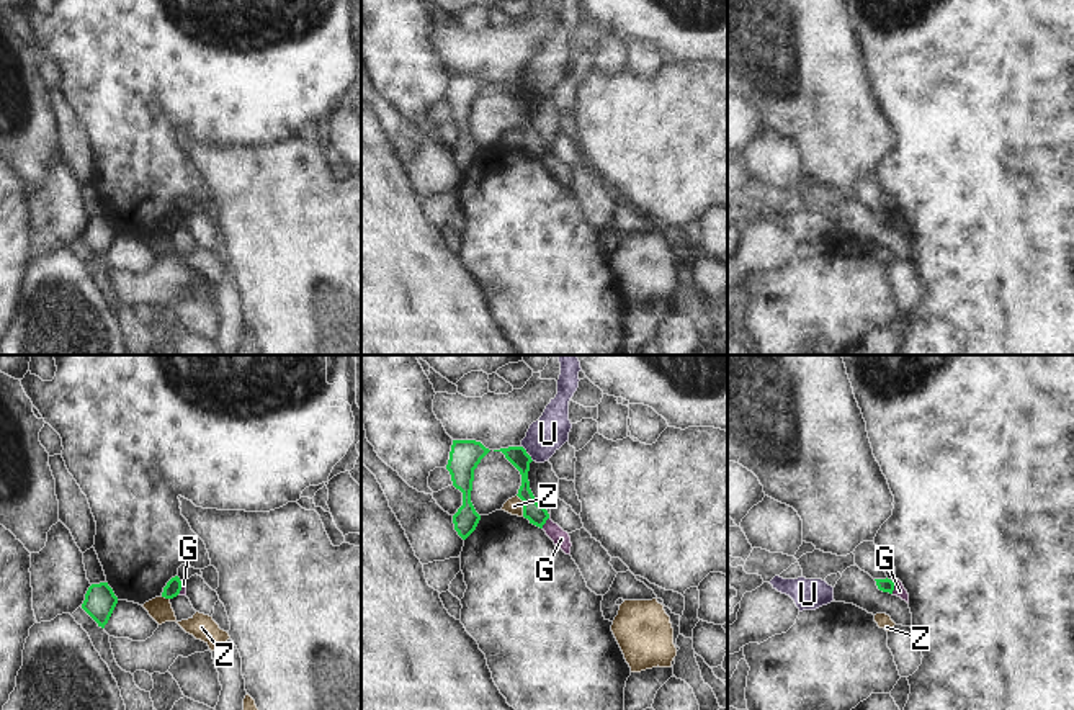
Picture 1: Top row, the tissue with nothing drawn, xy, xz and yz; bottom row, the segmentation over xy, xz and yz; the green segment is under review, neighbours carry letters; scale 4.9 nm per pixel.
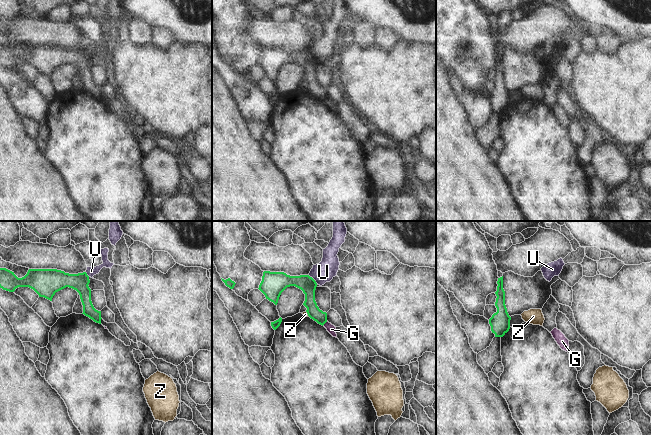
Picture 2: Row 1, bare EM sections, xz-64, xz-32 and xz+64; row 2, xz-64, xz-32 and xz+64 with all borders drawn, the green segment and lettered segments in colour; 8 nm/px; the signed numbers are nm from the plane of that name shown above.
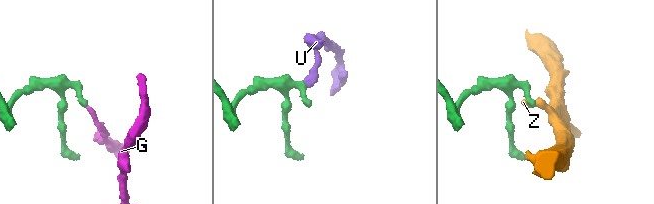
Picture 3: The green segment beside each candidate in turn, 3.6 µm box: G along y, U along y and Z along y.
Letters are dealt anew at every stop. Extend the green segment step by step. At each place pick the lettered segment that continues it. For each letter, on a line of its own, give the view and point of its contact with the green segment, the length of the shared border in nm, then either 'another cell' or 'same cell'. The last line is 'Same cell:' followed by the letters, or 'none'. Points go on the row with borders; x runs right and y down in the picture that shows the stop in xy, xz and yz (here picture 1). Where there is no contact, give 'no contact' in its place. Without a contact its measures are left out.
G: yz (893, 588) | 70 nm | another cell
U: xz (527, 453) | 100 nm | another cell
Z: xz (523, 506) | 120 nm | another cell
Same cell: none

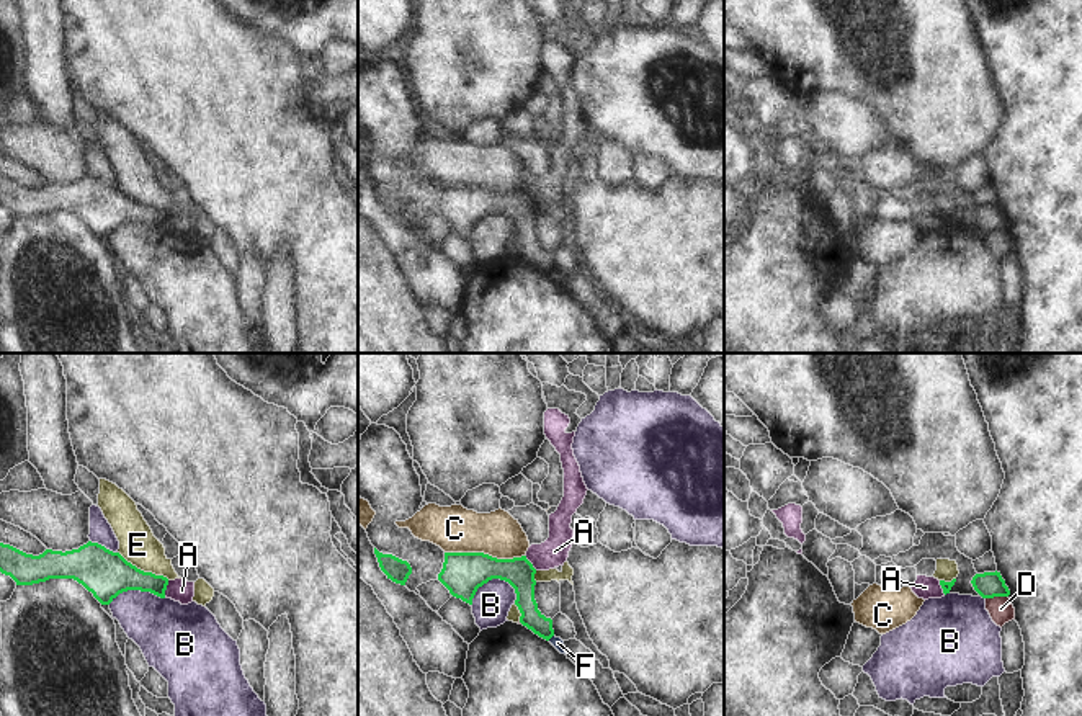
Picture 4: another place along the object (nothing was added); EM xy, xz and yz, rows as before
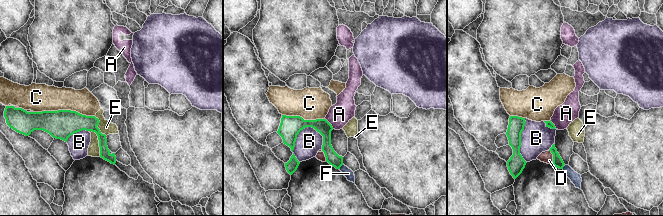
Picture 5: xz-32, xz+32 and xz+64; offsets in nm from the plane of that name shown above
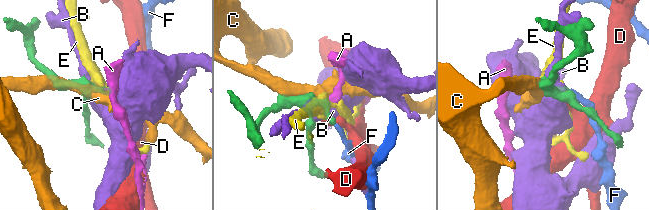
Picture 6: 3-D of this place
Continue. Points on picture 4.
A: xy (165, 589) | 80 nm | another cell
B: xz (489, 579) | 240 nm | another cell
C: xz (482, 553) | 400 nm | another cell
D: yz (996, 595) | 110 nm | another cell
E: xy (143, 571) | 300 nm | another cell
F: xz (549, 638) | 40 nm | another cell
Same cell: none

